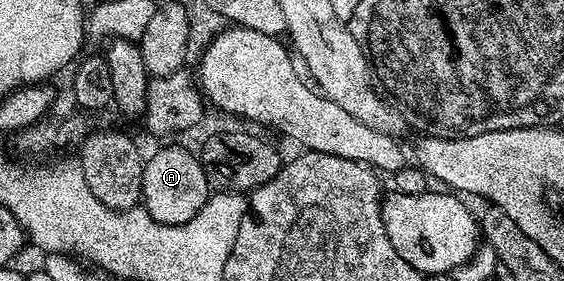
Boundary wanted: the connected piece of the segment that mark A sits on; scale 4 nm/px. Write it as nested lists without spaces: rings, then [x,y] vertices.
[[[165,145],[158,153],[153,153],[150,157],[148,154],[147,160],[145,161],[145,170],[143,171],[141,199],[143,207],[151,215],[151,219],[155,219],[164,225],[187,223],[187,219],[195,219],[195,215],[199,215],[203,203],[207,203],[210,195],[211,190],[207,183],[207,175],[201,166],[200,156],[194,150],[192,153],[191,150],[184,149],[181,145]]]

